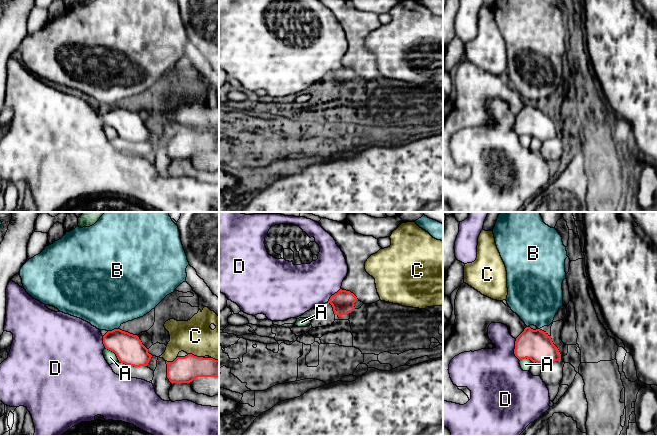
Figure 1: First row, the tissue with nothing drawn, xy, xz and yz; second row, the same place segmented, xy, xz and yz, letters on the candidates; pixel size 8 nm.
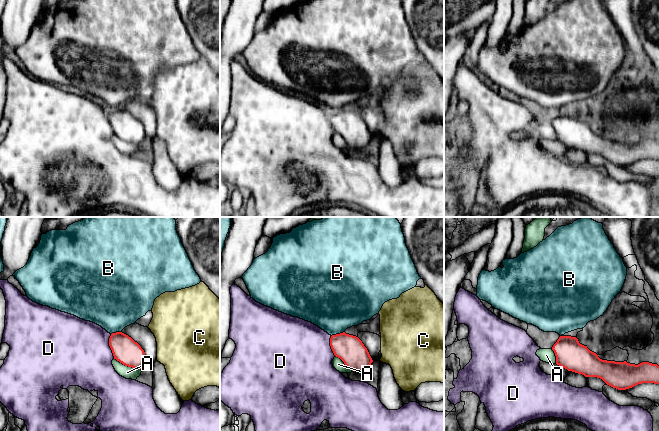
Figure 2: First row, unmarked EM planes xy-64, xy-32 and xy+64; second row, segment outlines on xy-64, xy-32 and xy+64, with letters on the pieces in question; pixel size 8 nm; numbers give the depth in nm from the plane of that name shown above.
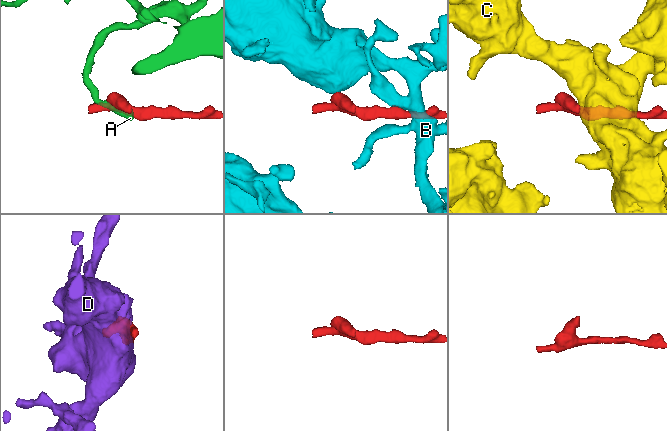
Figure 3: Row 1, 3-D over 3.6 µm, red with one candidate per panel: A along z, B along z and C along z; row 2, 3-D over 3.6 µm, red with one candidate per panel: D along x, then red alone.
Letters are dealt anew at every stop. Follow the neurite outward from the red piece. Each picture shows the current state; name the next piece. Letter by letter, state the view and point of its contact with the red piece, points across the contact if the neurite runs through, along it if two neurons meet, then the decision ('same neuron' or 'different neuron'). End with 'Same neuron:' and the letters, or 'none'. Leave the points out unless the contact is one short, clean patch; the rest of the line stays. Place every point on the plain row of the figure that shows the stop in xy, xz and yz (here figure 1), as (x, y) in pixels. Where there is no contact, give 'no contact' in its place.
A: meets red in xy at (113, 127); different neuron
B: meets red in xy at (114, 105); border along xy (118, 104), (108, 107); different neuron
C: meets red in xy at (195, 132); different neuron
D: meets red in yz at (514, 126); different neuron
Same neuron: none

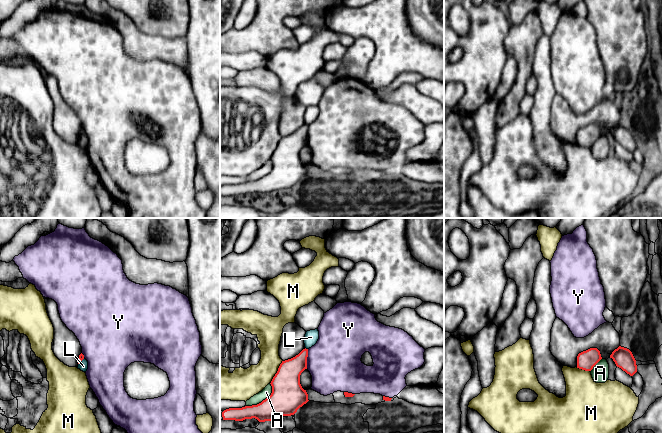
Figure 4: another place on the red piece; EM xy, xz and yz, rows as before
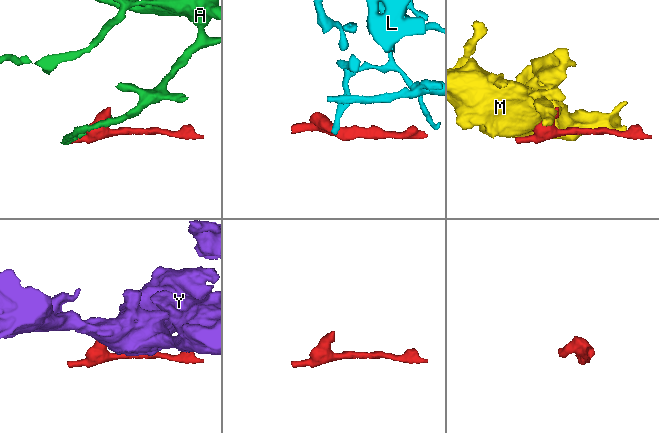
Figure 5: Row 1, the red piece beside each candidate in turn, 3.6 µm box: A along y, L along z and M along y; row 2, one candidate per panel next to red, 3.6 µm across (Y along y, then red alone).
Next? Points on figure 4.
A: meets red in xz at (263, 176); different neuron
L: meets red in xz at (305, 124); border along xz (305, 123), (307, 125); different neuron
M: meets red in xz at (277, 148); different neuron
Y: meets red in xz at (306, 135); different neuron
Same neuron: none

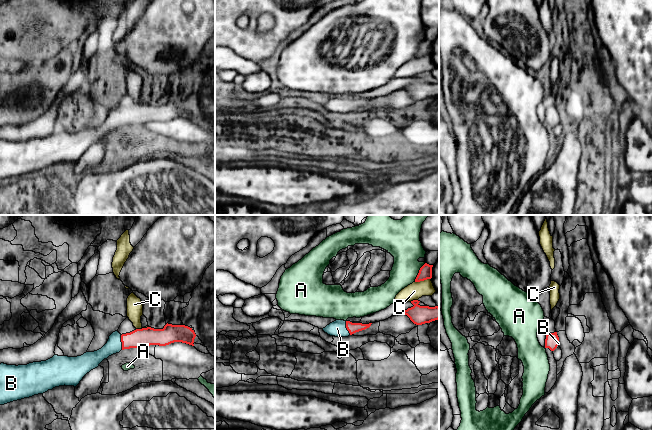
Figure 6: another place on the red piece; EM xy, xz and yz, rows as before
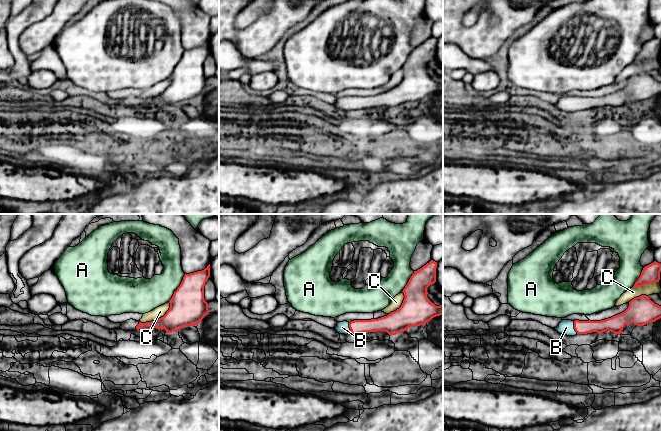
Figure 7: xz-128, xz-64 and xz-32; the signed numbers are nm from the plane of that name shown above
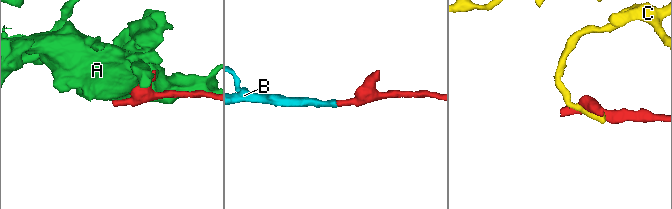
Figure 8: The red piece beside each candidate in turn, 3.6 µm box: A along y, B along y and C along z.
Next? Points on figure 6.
A: meets red in xz at (419, 48); different neuron
B: meets red in xy at (121, 117); runs through xy (139, 114), (121, 117), (114, 121); same neuron
C: meets red in xz at (422, 56); different neuron
Same neuron: B

